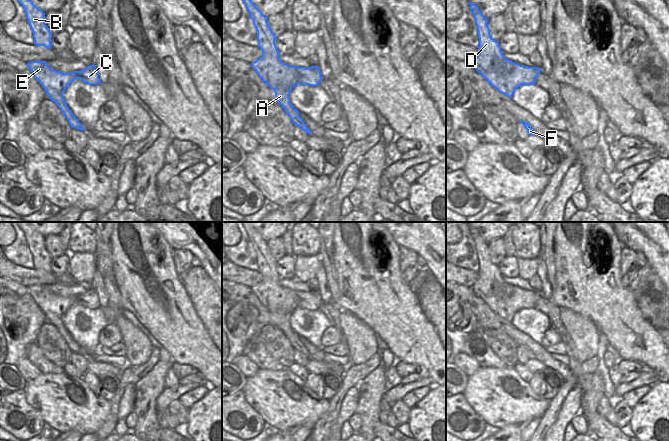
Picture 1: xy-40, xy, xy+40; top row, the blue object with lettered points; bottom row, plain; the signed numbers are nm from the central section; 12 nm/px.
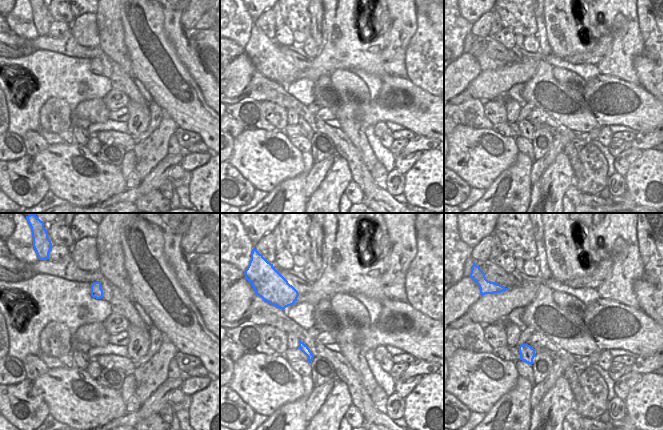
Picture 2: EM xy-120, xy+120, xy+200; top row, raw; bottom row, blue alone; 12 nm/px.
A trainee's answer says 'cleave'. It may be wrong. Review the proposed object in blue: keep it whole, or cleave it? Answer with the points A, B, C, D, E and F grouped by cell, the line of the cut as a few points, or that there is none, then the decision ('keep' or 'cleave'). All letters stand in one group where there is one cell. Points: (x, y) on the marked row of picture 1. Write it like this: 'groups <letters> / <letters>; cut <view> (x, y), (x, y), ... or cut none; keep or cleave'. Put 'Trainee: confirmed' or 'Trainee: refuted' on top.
Trainee: refuted
groups A B C D E F; cut none; keep

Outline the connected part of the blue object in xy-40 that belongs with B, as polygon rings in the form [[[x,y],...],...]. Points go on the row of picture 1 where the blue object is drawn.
[[[18,0],[22,5],[30,28],[33,32],[34,44],[51,49],[52,34],[45,24],[45,13],[31,0]]]

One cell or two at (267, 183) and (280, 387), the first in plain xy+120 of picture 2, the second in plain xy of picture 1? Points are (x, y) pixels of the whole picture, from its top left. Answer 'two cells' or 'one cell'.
one cell

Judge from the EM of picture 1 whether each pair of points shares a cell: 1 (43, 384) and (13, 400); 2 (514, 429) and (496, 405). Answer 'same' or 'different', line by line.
1: different
2: different

